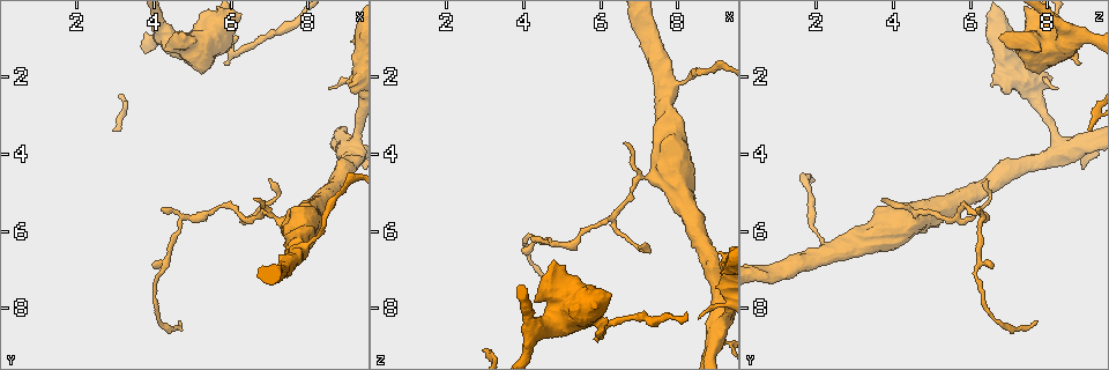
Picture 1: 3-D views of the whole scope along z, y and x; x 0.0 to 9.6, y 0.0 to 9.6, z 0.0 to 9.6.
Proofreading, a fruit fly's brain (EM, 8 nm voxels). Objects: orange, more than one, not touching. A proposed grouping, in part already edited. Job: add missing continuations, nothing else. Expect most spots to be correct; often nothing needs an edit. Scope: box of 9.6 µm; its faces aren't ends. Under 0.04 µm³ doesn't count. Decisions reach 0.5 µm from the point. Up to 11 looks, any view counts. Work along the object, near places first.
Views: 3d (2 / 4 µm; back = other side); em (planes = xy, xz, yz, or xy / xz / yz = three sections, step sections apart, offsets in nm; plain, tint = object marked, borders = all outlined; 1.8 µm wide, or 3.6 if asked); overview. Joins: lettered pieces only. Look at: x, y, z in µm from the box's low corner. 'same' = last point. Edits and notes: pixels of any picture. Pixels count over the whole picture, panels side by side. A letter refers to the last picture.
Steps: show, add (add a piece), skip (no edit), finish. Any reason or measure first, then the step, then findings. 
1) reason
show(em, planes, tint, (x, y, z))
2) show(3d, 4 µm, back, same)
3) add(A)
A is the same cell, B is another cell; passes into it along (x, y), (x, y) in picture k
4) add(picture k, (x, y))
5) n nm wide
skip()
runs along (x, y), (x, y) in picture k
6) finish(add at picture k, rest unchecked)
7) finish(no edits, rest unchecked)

end of a long branch
show(3d, 2 µm, (4.65, 8.30, 7.75))

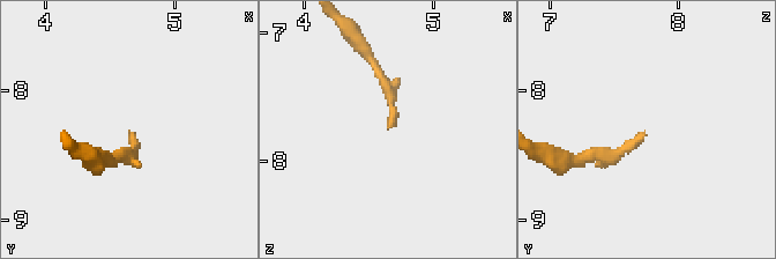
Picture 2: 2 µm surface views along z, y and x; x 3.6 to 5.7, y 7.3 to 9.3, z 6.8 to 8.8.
show(em, planes, borders, (4.62, 8.32, 7.76))

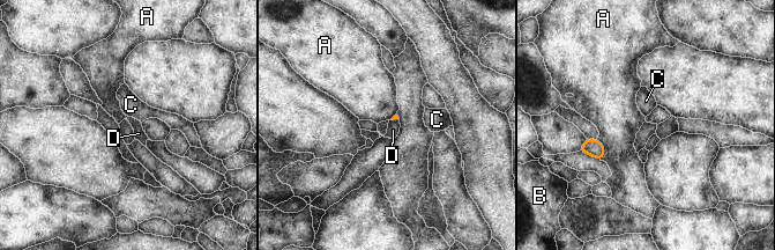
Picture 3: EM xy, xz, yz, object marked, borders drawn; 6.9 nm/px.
skip()
A, B, C and D are other cells; border along (596, 139), (604, 147), (601, 160) in picture 3; none of them fits

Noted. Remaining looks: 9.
tapers out
show(em, yz, step 16, tint, (8.50, 2.25, 8.30))

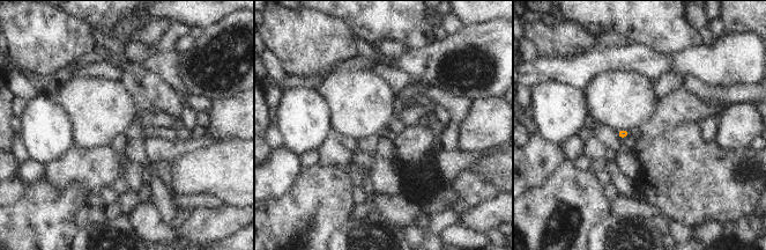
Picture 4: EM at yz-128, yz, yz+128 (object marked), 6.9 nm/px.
show(em, planes, borders, same)

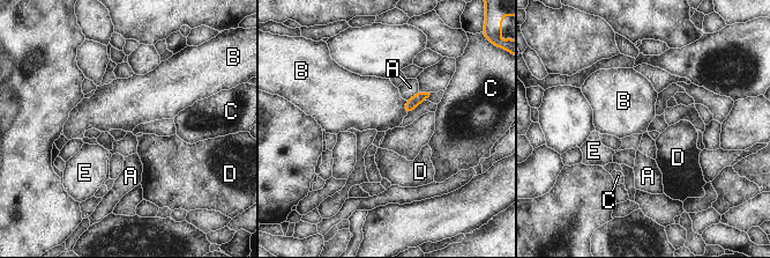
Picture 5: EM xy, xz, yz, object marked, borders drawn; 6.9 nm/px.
skip()
A, B, C, D and E are other cells; border along (408, 101), (404, 108), (405, 113) in picture 5; none of them fits

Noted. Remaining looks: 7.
an open end
show(3d, 4 µm, (7.00, 4.65, 6.35))

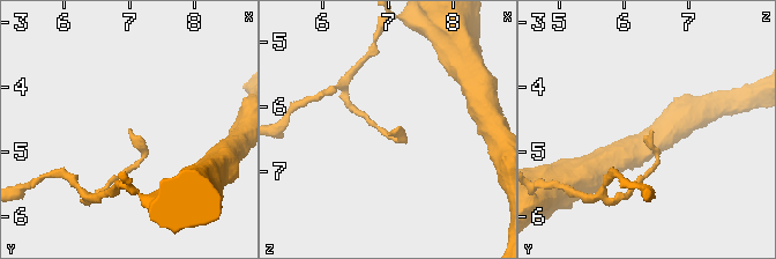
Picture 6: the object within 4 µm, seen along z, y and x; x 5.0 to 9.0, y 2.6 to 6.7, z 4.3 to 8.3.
now the EM
show(em, 3.6 µm, xz, step 16, tint, (7.00, 4.60, 6.45))

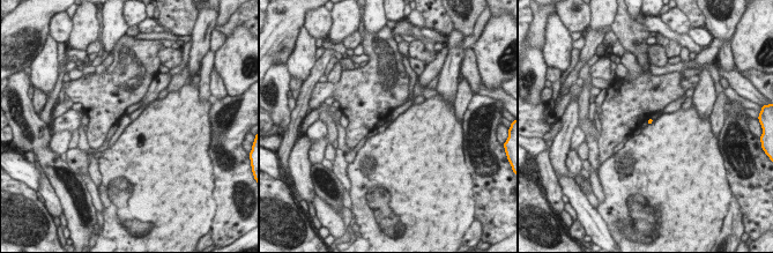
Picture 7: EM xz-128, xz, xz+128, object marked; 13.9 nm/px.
show(em, 3.6 µm, xy, step 4, borders, same)

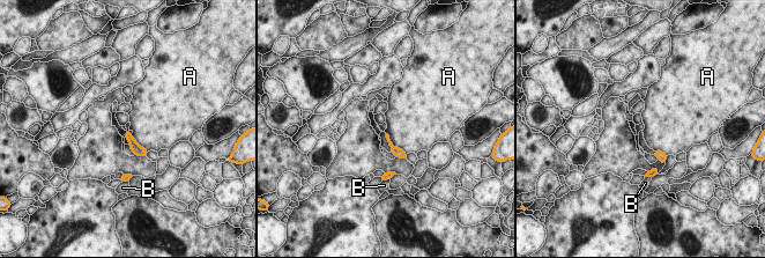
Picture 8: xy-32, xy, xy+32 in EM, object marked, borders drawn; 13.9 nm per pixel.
skip()
A and B are other cells; border along (386, 133), (390, 141), (406, 154) in picture 8; none of them fits

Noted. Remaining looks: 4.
thick turns thin
show(3d, 2 µm, (6.00, 1.30, 8.65))

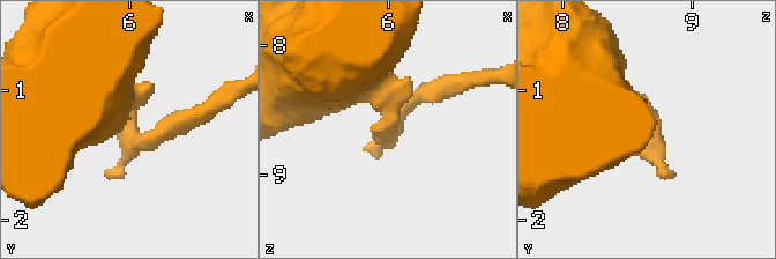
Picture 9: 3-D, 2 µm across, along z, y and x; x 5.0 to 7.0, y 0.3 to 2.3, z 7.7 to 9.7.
arms of 170, 850 nm
show(em, planes, tint, (5.96, 1.28, 8.66))

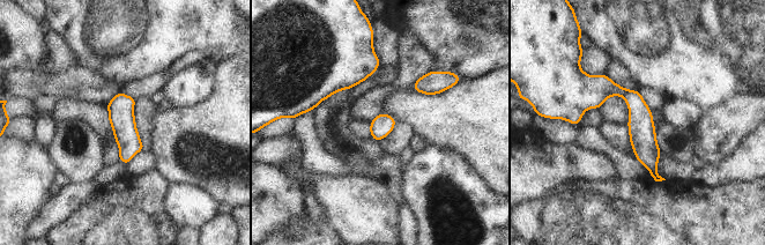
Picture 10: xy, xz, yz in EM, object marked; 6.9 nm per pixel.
show(em, planes, borders, same)

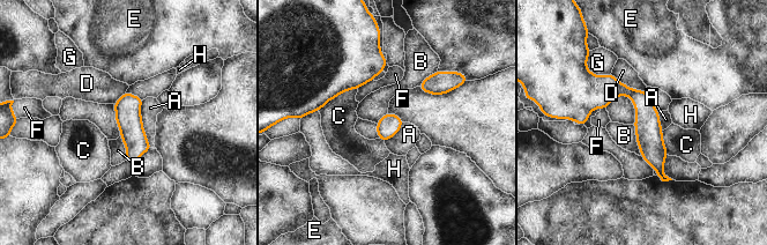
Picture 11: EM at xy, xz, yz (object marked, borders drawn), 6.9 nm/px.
skip()
A, B, C, D, E, F, G and H are other cells; border along (633, 124), (637, 146), (641, 155) in picture 11; no lettered piece goes on from it

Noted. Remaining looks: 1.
finish(no edits, rest unchecked)

